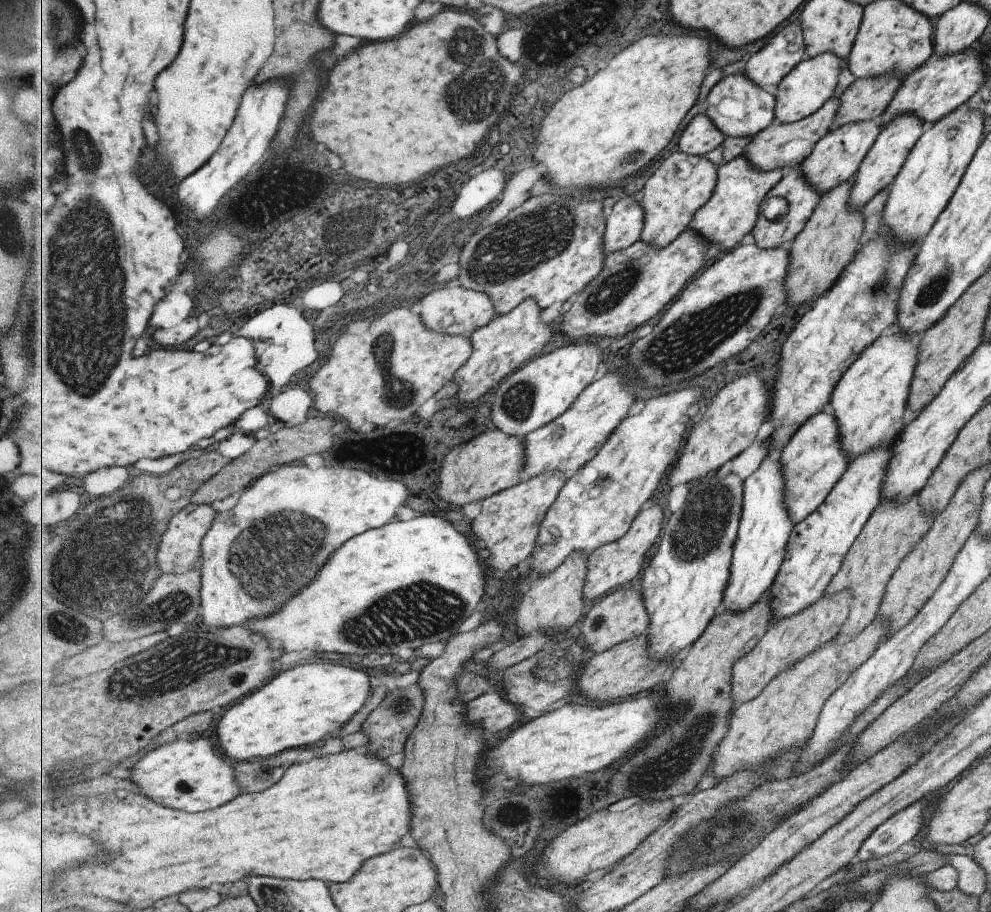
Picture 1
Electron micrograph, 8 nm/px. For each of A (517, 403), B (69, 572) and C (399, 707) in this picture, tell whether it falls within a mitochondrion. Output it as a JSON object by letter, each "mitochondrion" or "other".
{"A":"mitochondrion","B":"mitochondrion","C":"mitochondrion"}

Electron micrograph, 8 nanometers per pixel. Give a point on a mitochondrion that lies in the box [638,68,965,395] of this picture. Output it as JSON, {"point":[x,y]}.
{"point":[930,294]}

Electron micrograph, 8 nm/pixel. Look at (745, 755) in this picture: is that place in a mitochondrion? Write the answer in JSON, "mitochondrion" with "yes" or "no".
{"mitochondrion":"no"}

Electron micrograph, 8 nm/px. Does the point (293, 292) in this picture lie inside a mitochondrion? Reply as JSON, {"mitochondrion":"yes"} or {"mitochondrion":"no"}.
{"mitochondrion":"no"}

